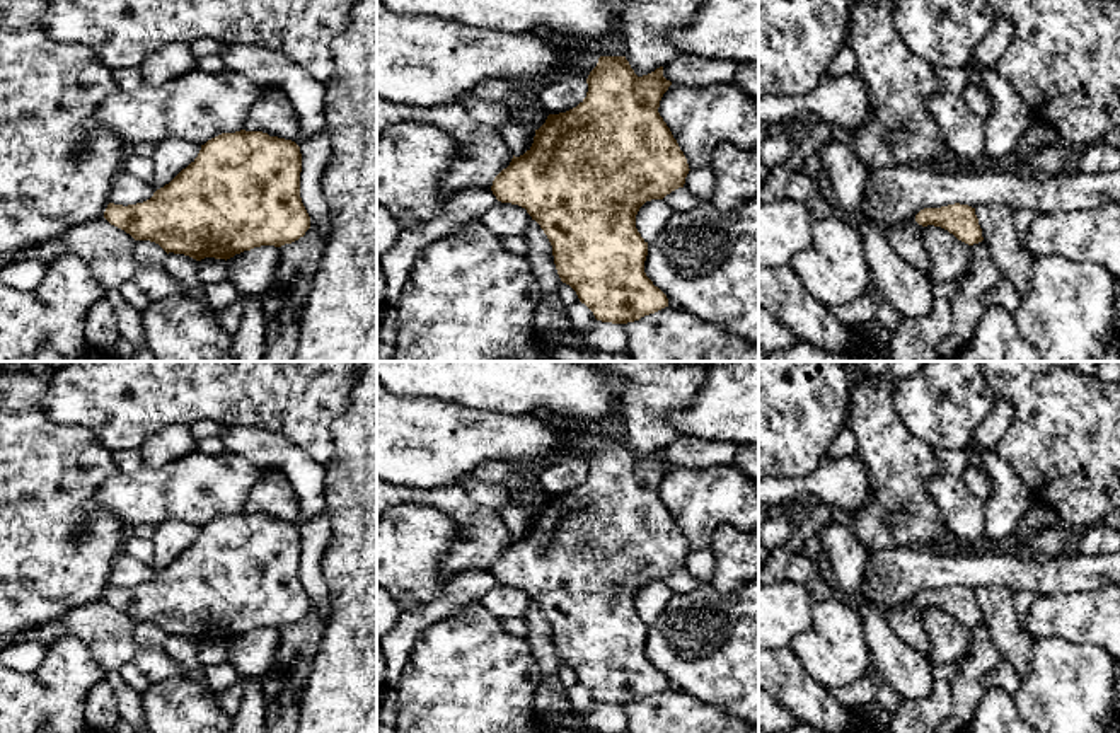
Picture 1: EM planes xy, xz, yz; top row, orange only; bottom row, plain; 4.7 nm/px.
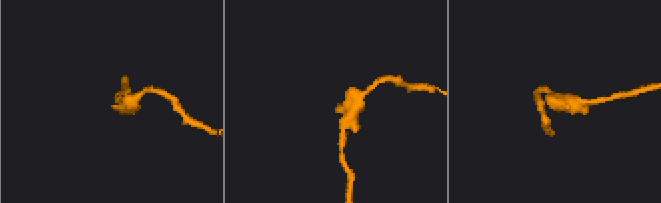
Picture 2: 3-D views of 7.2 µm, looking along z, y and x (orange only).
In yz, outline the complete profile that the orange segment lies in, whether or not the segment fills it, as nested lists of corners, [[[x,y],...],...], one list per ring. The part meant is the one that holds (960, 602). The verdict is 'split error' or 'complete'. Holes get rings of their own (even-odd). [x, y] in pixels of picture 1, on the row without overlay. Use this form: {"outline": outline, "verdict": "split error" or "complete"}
{"outline": [[[955,585],[941,590],[924,590],[915,597],[915,603],[922,609],[941,609],[968,627],[984,622],[975,590],[968,586]]], "verdict": "complete"}

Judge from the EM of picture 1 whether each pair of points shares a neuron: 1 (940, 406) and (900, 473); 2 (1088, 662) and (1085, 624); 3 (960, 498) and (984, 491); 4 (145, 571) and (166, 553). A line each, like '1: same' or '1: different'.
1: different
2: different
3: different
4: different

